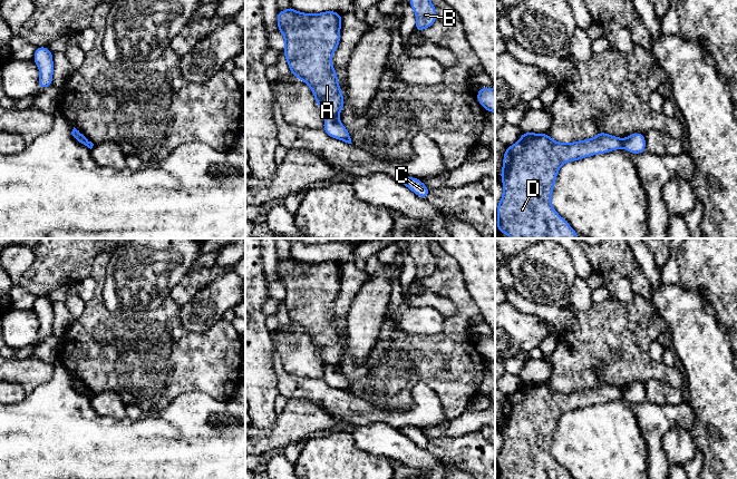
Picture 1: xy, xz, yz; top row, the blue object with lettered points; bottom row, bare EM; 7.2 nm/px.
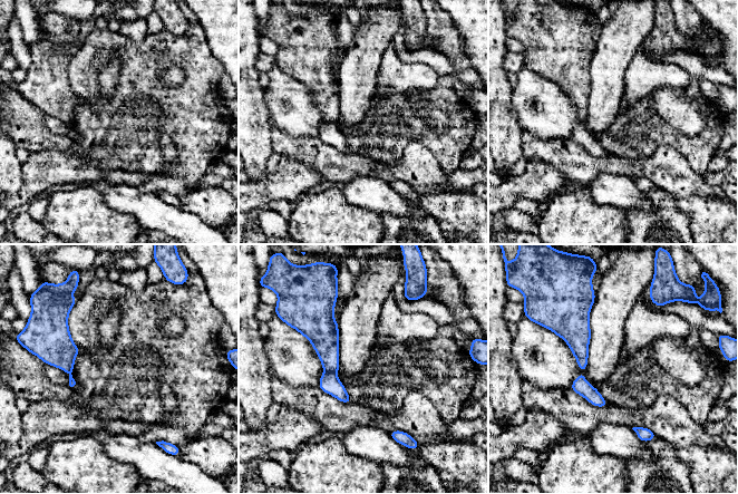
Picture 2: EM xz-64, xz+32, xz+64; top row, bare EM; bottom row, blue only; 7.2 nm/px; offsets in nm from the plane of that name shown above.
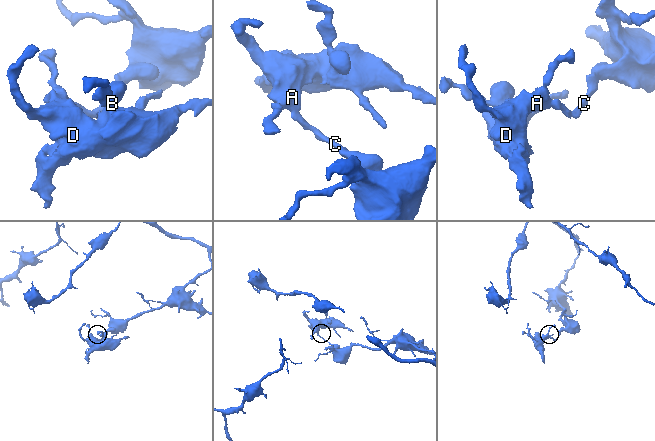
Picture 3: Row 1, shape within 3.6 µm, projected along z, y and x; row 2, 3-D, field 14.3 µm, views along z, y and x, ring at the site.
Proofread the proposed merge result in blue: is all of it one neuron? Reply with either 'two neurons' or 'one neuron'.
two neurons

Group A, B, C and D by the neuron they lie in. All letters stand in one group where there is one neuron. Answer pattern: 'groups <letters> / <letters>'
groups A B D / C

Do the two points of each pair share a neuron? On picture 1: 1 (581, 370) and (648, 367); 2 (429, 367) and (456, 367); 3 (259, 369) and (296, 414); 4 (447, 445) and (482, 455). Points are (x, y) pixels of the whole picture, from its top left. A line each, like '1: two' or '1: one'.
1: one
2: one
3: two
4: one

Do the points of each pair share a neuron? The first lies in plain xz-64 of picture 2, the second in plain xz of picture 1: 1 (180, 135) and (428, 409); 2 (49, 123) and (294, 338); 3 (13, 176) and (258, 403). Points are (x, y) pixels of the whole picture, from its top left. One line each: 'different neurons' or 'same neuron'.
1: different neurons
2: same neuron
3: same neuron

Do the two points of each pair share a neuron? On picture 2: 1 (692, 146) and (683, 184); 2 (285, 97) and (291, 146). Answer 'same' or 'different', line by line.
1: different
2: different

